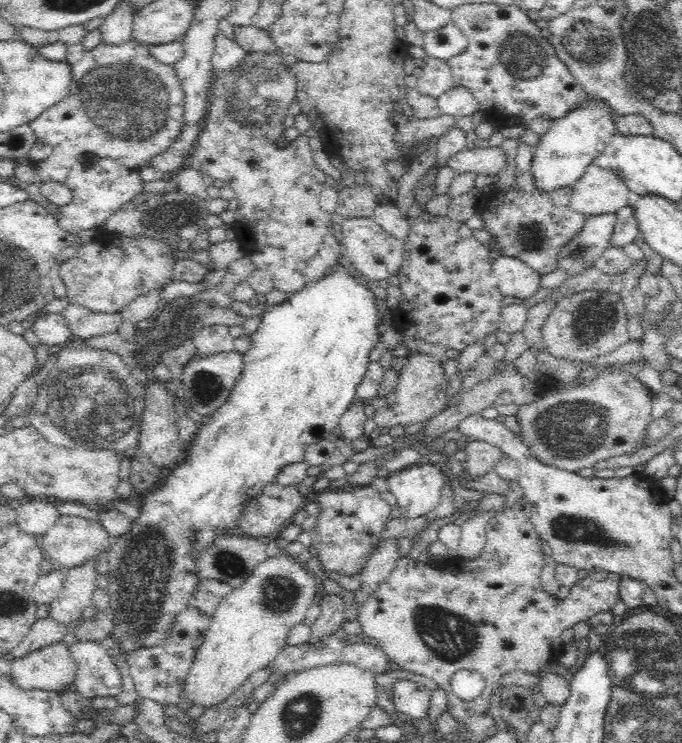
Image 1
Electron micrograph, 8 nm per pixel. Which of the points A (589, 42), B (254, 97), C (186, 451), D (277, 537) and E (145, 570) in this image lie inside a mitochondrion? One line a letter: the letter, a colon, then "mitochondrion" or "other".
A: mitochondrion
B: mitochondrion
C: other
D: other
E: mitochondrion

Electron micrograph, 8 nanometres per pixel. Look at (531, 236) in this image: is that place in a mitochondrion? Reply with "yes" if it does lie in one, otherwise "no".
yes

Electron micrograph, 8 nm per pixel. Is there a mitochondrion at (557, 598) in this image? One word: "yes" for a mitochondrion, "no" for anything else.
no

